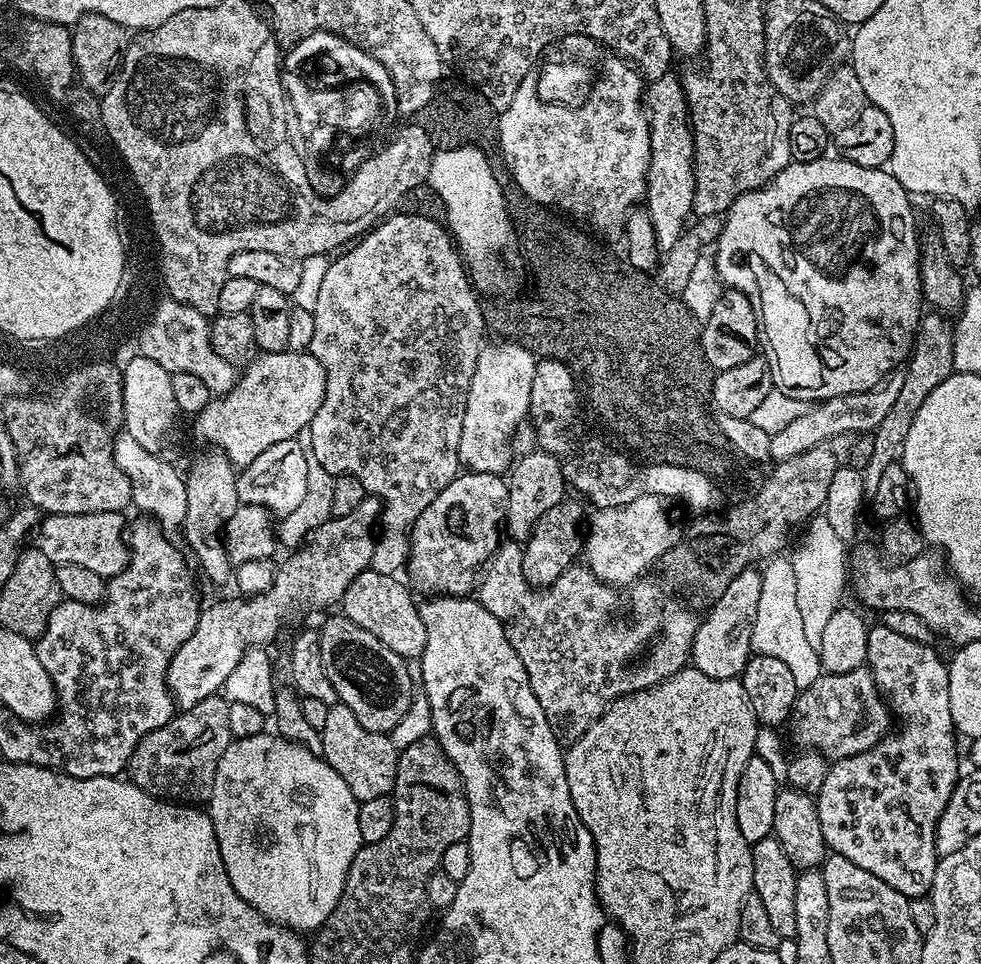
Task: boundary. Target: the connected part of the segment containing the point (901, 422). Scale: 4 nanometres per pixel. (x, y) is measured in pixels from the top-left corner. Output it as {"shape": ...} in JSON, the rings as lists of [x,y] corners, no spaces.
{"shape":[[[925,315],[922,320],[922,327],[916,333],[916,342],[912,346],[912,354],[903,369],[904,381],[902,390],[898,390],[898,398],[894,401],[894,407],[890,409],[890,414],[882,418],[882,422],[875,430],[876,450],[864,476],[867,481],[878,481],[884,470],[894,461],[897,461],[904,453],[906,434],[910,430],[910,422],[914,422],[914,416],[926,398],[930,398],[930,392],[942,386],[946,378],[953,374],[954,366],[954,338],[956,333],[953,325],[936,324],[932,316]]]}

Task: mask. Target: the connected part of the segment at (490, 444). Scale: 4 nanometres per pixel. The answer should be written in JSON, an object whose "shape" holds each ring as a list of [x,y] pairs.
{"shape":[[[485,343],[478,354],[466,414],[462,418],[460,463],[465,469],[495,476],[507,473],[514,460],[510,447],[516,429],[525,423],[530,406],[530,386],[534,382],[537,357],[521,344]]]}

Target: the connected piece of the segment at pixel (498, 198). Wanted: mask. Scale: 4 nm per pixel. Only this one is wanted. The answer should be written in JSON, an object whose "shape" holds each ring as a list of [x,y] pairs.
{"shape":[[[478,146],[439,149],[427,178],[427,183],[432,184],[444,203],[444,212],[448,215],[446,227],[465,257],[482,257],[496,252],[508,238],[505,213],[509,205],[504,203],[500,180],[481,150]]]}

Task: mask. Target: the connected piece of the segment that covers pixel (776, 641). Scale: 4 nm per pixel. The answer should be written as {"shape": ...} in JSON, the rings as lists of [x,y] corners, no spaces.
{"shape":[[[784,554],[771,557],[763,565],[760,576],[761,597],[757,616],[753,618],[751,651],[758,656],[778,658],[778,662],[782,662],[782,666],[787,666],[790,674],[794,674],[797,689],[809,688],[822,674],[820,653],[809,645],[805,637],[791,559]]]}

